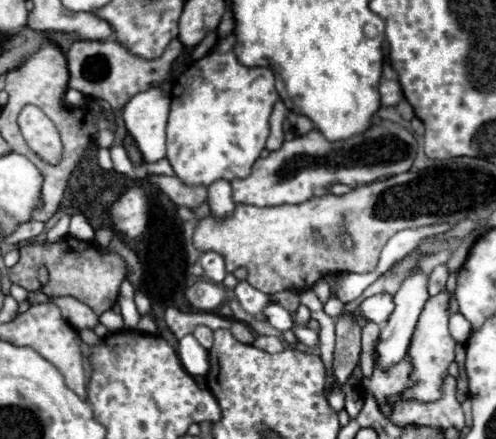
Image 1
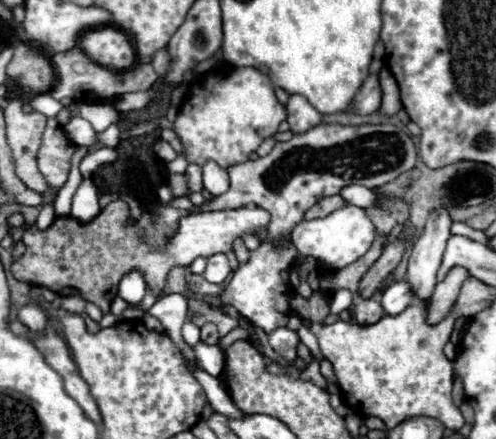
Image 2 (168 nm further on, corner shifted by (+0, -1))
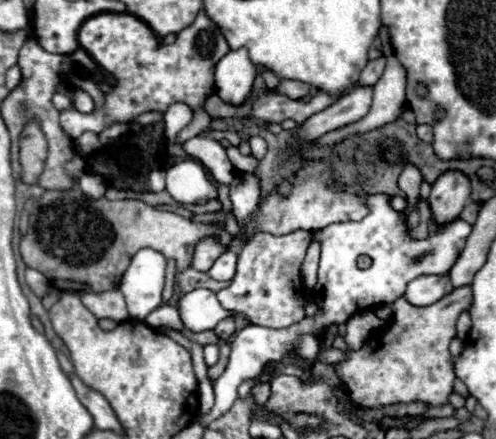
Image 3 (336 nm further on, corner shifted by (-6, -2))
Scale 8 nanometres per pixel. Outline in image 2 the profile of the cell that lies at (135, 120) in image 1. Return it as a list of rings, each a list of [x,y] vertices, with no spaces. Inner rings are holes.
[[[167,141],[155,143],[155,145],[153,145],[153,151],[155,151],[155,155],[159,155],[163,161],[171,161],[171,159],[177,157],[177,153],[173,151],[173,147],[171,147]]]

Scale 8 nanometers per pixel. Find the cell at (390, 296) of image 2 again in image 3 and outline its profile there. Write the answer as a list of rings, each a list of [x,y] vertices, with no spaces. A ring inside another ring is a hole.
[[[443,274],[443,276],[419,276],[407,286],[405,298],[413,306],[429,306],[429,304],[435,304],[439,298],[443,298],[449,290],[451,290],[449,274]]]

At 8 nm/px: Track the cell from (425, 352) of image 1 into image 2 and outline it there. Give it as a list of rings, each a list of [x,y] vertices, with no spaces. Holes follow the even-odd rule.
[[[453,267],[449,271],[449,275],[441,283],[437,283],[433,297],[429,299],[429,305],[427,305],[427,323],[429,325],[439,325],[451,313],[451,307],[455,305],[455,301],[459,297],[459,289],[461,289],[465,277],[467,277],[467,269]]]

